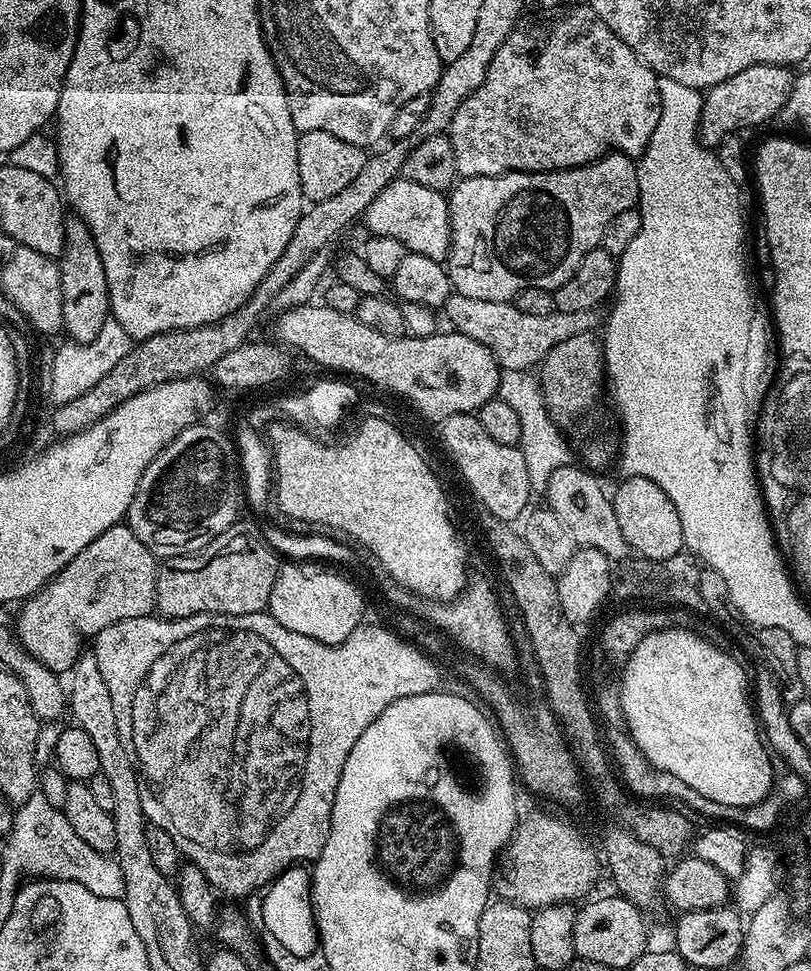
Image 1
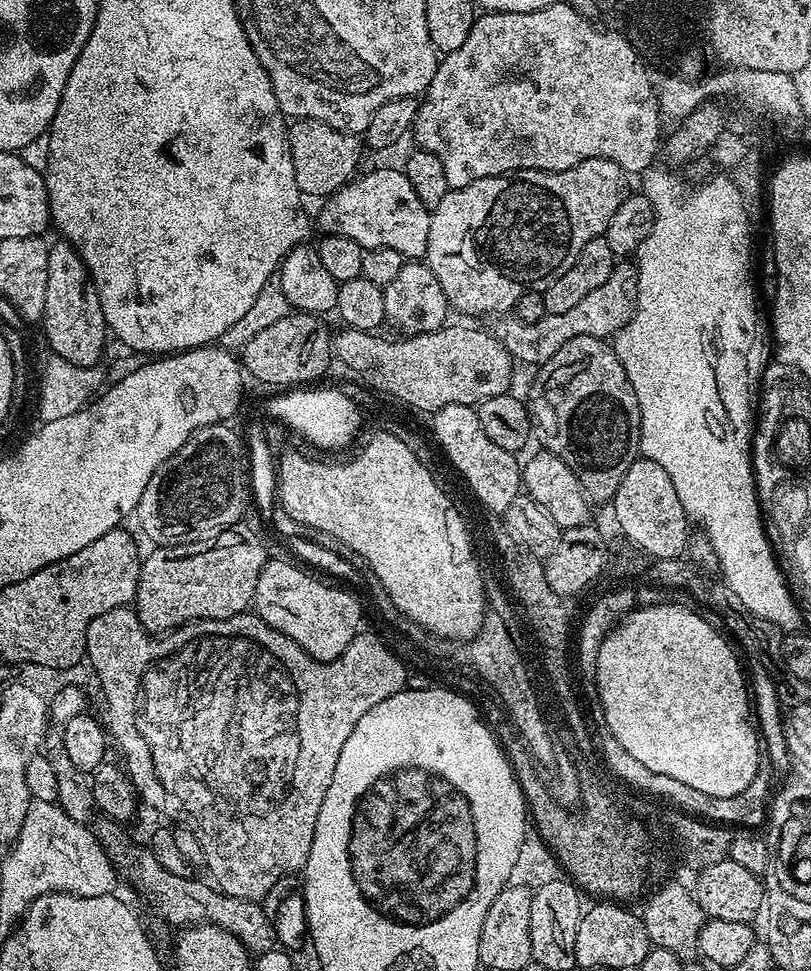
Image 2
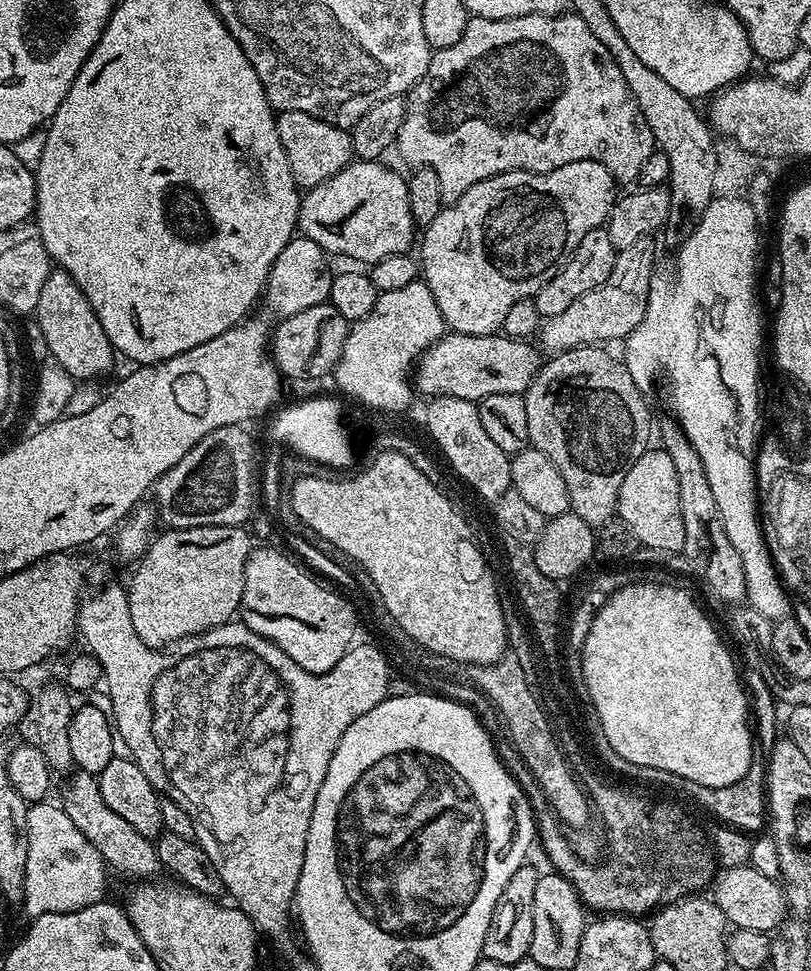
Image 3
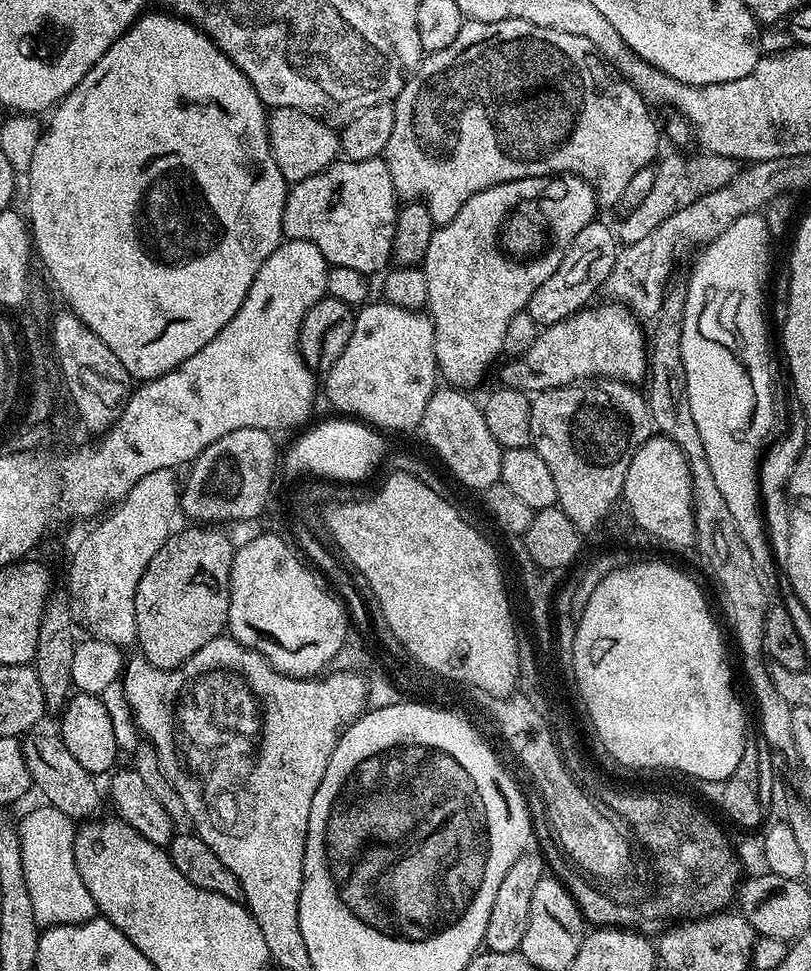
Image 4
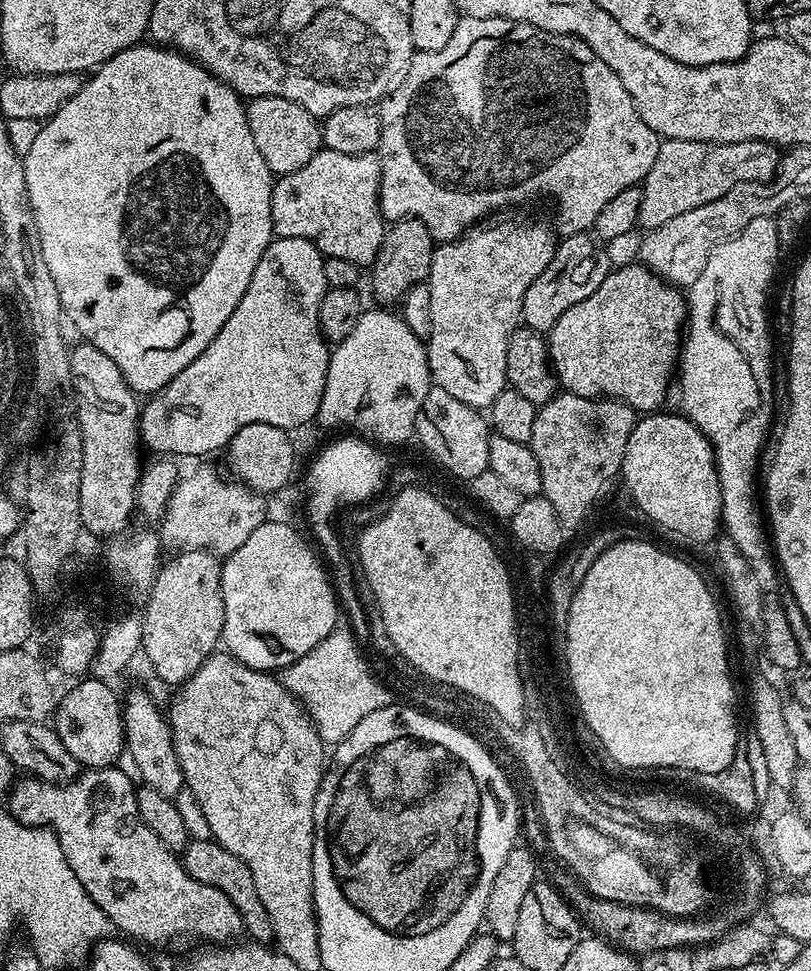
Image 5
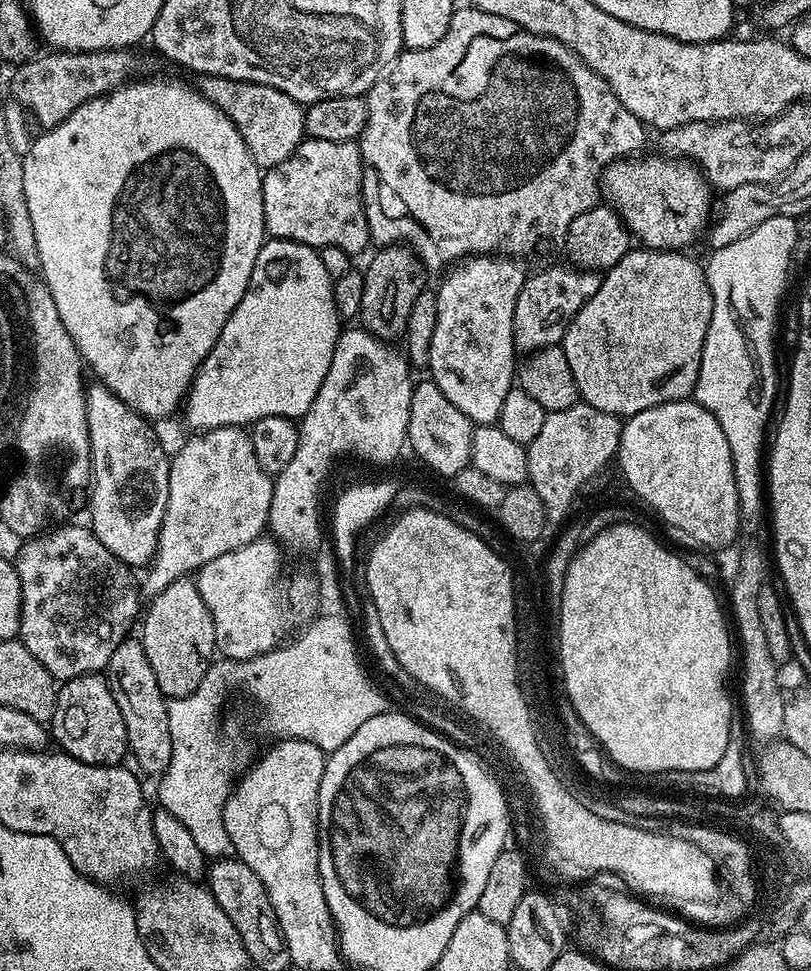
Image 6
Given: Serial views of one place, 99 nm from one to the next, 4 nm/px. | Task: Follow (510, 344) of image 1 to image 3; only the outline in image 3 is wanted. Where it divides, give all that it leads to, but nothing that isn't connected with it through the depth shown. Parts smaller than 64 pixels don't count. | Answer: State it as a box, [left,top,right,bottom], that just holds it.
[538,239,656,354]

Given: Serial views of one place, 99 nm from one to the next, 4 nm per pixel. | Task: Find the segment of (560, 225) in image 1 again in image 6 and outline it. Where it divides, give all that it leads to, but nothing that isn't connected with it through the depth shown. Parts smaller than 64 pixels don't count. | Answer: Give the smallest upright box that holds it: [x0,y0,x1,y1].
[427,254,526,426]

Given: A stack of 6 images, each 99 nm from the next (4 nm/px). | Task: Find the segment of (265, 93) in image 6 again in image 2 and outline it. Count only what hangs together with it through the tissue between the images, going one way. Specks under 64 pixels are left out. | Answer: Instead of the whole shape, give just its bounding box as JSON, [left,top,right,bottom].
[288,120,366,198]

